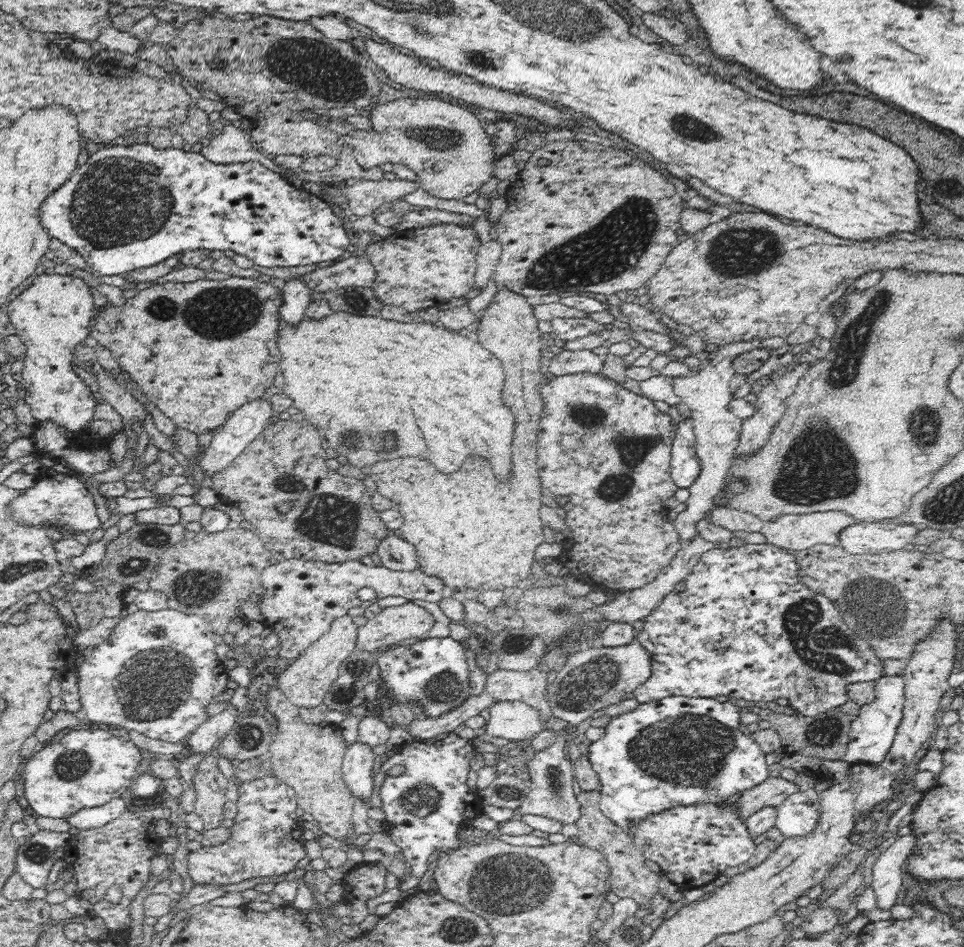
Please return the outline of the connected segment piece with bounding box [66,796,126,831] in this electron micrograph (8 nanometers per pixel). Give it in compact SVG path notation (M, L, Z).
M118 797L102 806L82 809L76 814L71 814L67 819L70 826L78 830L90 830L90 828L102 827L112 820L116 820L126 810L126 797Z

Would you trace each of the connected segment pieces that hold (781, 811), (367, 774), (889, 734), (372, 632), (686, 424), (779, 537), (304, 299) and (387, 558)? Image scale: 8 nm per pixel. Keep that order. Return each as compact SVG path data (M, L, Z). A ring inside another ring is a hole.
M814 788L795 792L777 806L775 827L788 838L810 834L819 820L820 808Z
M356 743L347 747L342 763L343 779L348 790L356 798L368 802L374 792L374 766L375 755L372 753L372 746Z
M882 676L875 681L876 698L870 704L860 706L856 717L851 718L850 742L844 760L852 764L878 764L884 760L892 746L897 728L903 717L905 683L903 676Z
M412 601L383 608L358 627L355 651L377 653L381 646L396 646L400 640L420 638L434 623L430 611Z
M682 419L671 450L670 475L678 488L690 488L701 472L697 460L697 444L694 433L694 419Z
M839 510L801 515L788 514L779 517L776 521L766 521L763 524L761 533L769 544L793 552L806 550L806 548L814 547L818 544L839 545L840 532L842 532L844 528L852 526L854 522L855 520L853 520L851 516Z
M294 278L286 281L281 291L284 302L279 308L281 326L298 324L300 320L306 317L306 308L308 308L308 304L311 302L311 290L299 278Z
M390 531L387 538L382 538L376 552L381 558L381 566L390 570L412 572L419 568L416 548L408 541L400 539L397 532Z

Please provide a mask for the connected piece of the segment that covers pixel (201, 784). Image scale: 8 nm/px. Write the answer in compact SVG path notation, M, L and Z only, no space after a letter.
M215 755L205 757L196 766L197 773L193 778L194 794L196 794L195 809L200 818L203 818L204 830L212 830L221 826L225 819L222 815L226 804L226 790L228 779L218 769Z

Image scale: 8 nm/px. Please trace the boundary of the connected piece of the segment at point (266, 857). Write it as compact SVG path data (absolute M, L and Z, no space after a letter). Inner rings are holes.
M275 775L262 776L256 780L237 783L238 798L237 814L234 817L234 824L230 827L231 837L222 844L215 846L202 846L197 851L184 852L187 858L187 872L189 879L196 884L237 884L253 878L266 878L270 876L280 876L288 874L290 870L295 870L295 866L301 863L306 857L304 850L303 835L300 834L300 826L293 826L296 820L296 798L294 798L294 789Z

